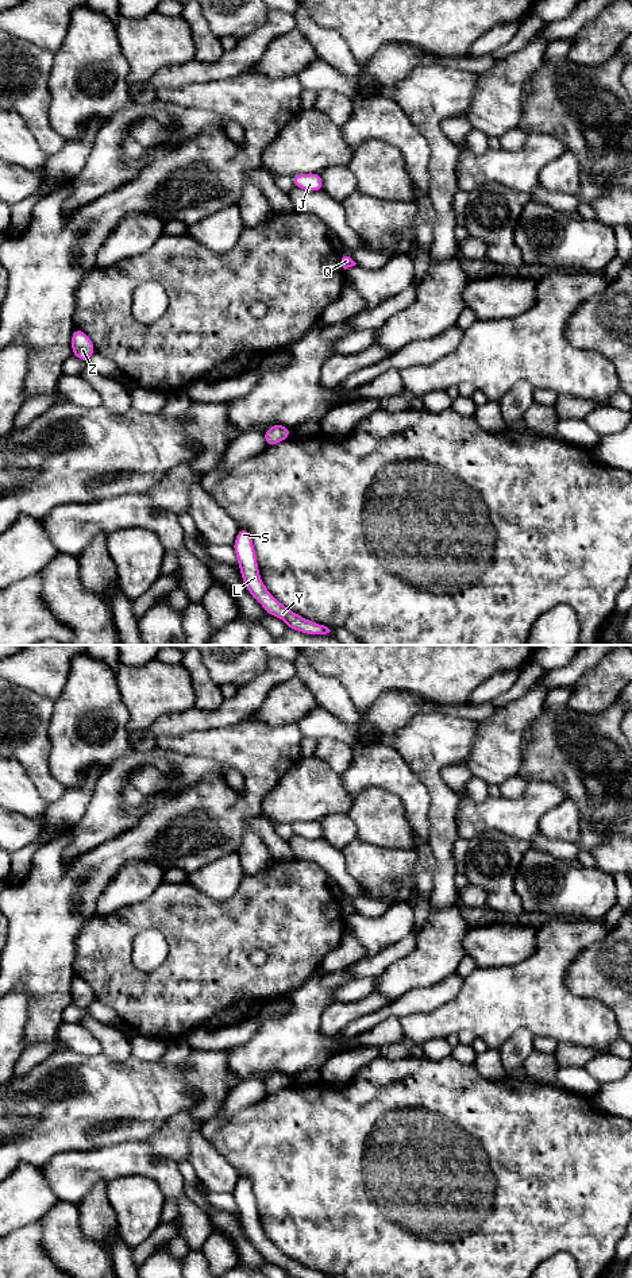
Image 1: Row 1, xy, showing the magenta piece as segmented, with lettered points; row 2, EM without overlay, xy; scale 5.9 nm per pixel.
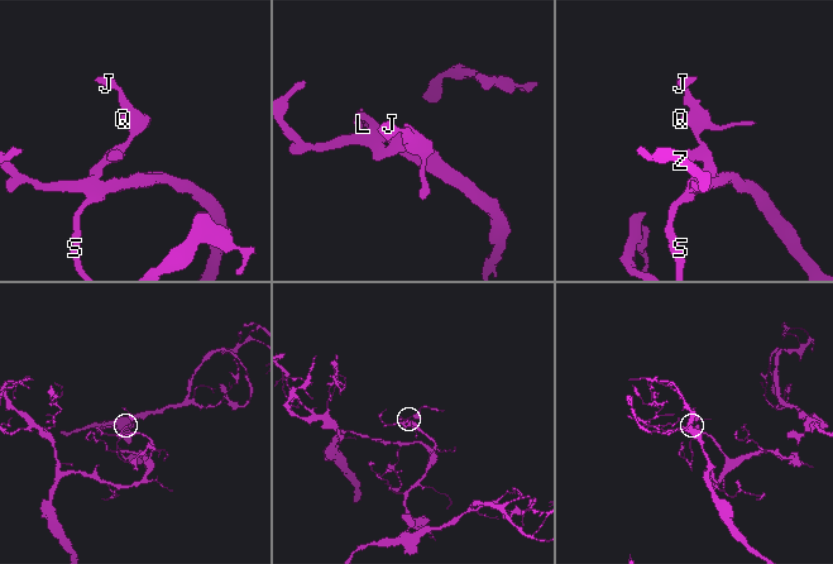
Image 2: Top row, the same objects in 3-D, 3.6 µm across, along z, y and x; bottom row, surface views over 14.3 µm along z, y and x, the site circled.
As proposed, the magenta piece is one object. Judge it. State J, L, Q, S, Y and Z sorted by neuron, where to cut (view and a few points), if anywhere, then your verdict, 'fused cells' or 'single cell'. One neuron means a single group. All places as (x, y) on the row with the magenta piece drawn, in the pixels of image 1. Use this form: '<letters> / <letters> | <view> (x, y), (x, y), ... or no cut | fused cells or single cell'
J L Q S Y Z | no cut | single cell

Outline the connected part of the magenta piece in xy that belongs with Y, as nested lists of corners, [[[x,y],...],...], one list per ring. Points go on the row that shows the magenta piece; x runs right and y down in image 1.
[[[239,528],[232,548],[247,591],[261,603],[267,614],[282,619],[289,629],[305,634],[327,634],[331,632],[327,626],[290,611],[267,591],[259,575],[253,538],[247,529]]]

